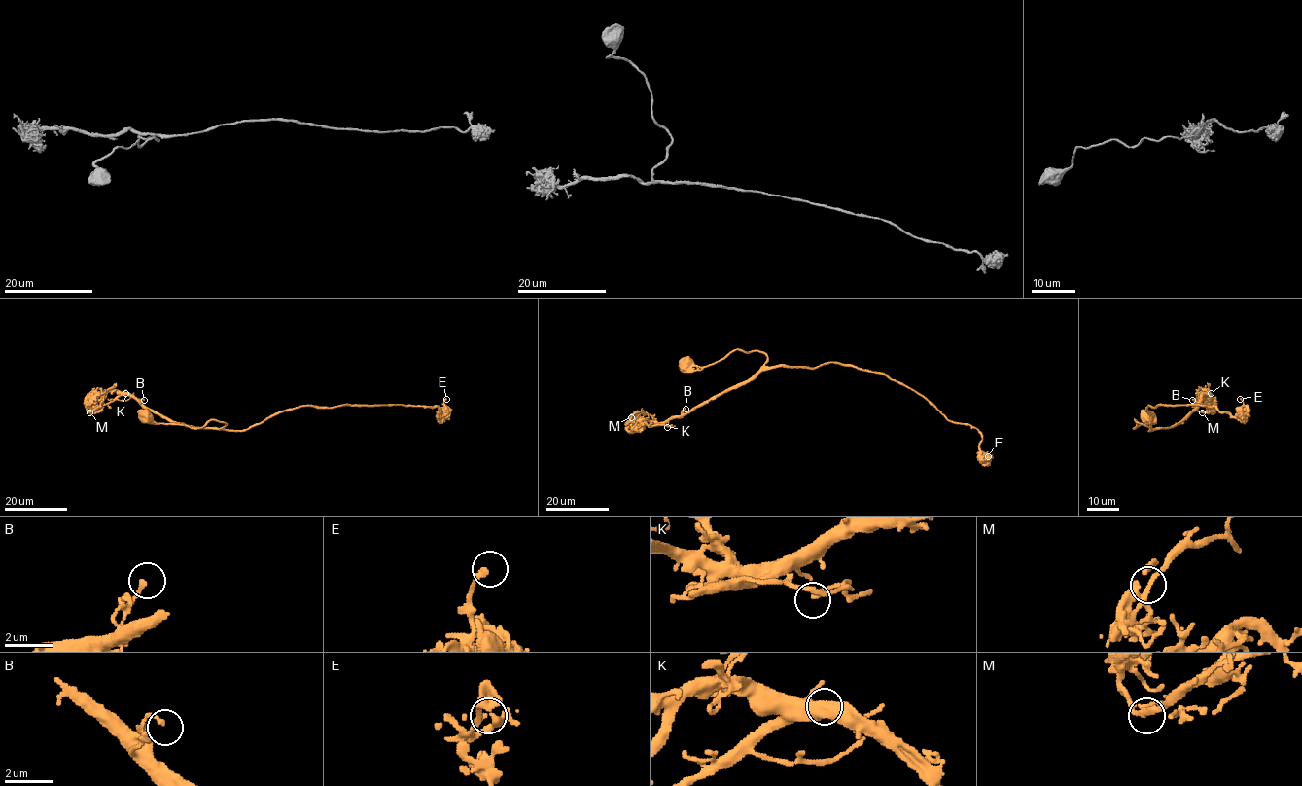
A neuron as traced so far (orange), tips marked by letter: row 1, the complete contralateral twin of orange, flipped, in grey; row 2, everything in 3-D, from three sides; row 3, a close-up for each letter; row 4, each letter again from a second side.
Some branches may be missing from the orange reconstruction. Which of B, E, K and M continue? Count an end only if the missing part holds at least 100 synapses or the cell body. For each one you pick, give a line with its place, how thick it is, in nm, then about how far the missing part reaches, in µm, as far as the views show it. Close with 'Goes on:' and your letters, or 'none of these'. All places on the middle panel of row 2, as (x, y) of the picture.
Goes on: none of these

